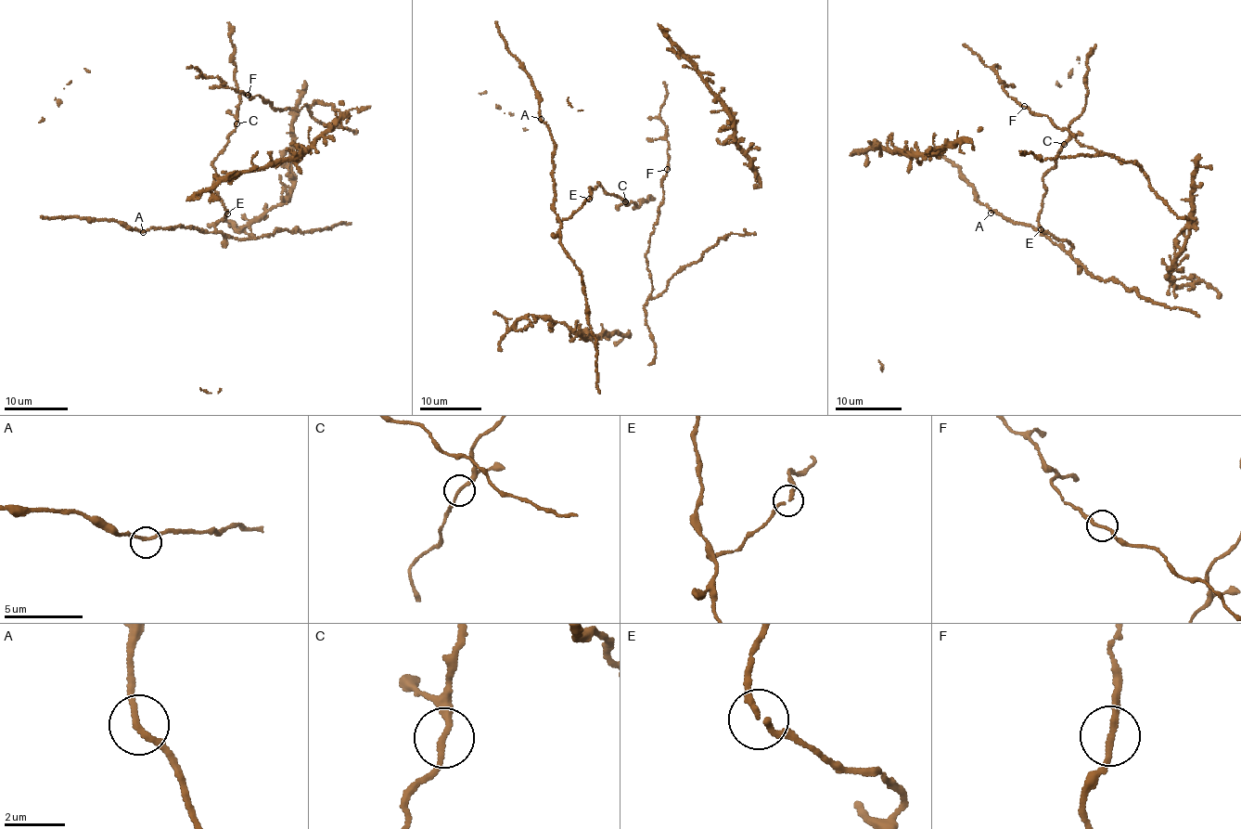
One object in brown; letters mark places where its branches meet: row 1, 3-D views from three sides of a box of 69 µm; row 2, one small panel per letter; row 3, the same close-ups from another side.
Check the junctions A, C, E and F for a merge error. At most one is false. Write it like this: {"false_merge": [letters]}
{"false_merge": []}

